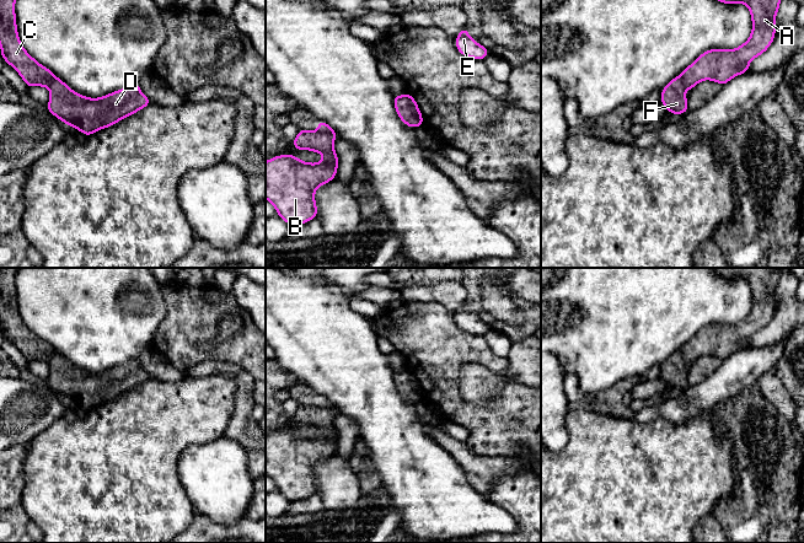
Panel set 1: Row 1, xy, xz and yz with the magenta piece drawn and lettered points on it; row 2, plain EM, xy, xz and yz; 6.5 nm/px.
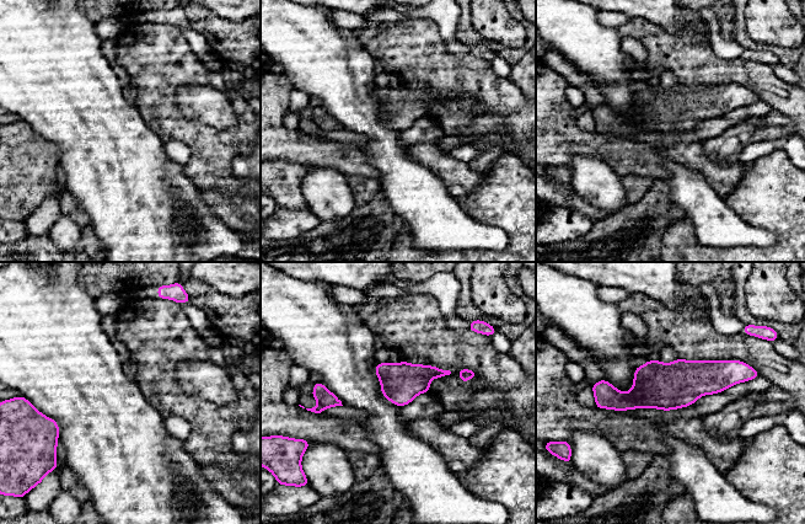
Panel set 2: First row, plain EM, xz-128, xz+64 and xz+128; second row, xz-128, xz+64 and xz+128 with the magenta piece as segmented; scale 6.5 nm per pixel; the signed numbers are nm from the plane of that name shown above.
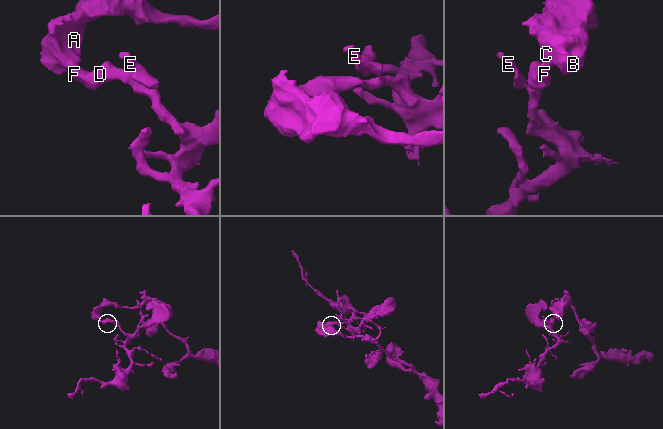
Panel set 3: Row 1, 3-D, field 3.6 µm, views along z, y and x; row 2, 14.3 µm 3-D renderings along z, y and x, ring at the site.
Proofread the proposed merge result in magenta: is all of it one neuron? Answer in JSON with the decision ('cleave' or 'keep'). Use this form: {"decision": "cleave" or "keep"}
{"decision": "cleave"}

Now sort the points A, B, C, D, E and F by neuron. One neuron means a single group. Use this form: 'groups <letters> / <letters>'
groups A B C / D E F

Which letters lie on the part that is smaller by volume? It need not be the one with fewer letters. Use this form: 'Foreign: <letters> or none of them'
Foreign: D, E, F

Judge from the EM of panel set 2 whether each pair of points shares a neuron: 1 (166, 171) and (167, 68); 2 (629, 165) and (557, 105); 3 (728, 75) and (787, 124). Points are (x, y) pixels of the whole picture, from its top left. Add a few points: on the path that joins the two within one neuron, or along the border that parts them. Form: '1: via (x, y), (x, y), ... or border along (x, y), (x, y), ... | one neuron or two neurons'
1: border along (145, 121), (165, 142) | two neurons
2: via (607, 146), (579, 143), (563, 127) | one neuron
3: border along (773, 110), (783, 113), (792, 121) | two neurons

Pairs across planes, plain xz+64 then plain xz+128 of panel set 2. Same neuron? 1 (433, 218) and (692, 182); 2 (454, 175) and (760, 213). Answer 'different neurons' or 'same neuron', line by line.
1: same neuron
2: different neurons

